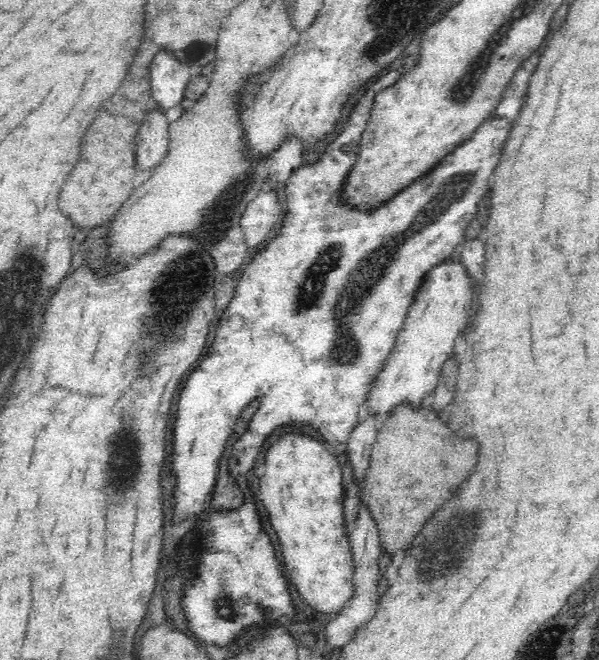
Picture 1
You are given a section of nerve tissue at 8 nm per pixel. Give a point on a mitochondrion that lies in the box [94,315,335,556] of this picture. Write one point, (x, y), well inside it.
(124, 466)

